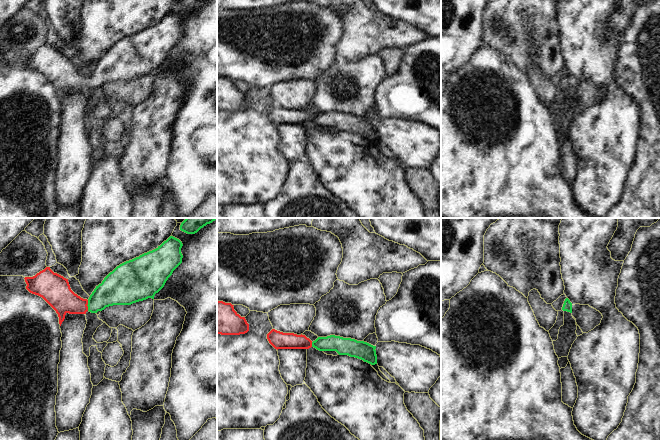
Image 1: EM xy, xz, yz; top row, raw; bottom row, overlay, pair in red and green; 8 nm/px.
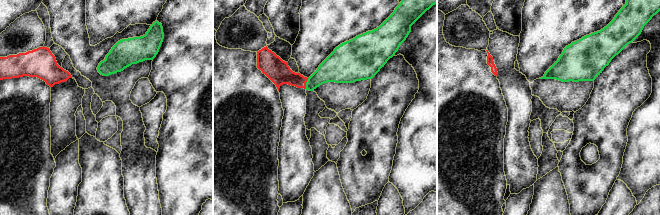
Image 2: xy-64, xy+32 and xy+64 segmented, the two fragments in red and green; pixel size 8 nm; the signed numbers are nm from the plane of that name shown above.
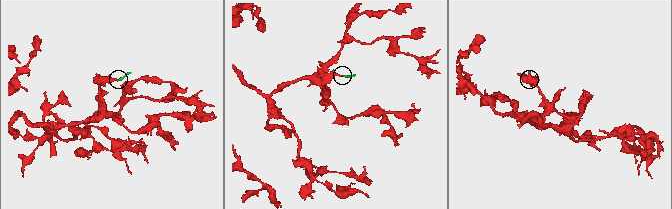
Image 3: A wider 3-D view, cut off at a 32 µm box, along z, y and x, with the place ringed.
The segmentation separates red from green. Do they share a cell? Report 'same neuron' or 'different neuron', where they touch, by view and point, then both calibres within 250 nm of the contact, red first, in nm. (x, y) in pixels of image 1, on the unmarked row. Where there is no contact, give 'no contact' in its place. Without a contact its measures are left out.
same neuron; meets red in xy at (87, 80); 220 nm thick on the red side, 240 nm on the other

